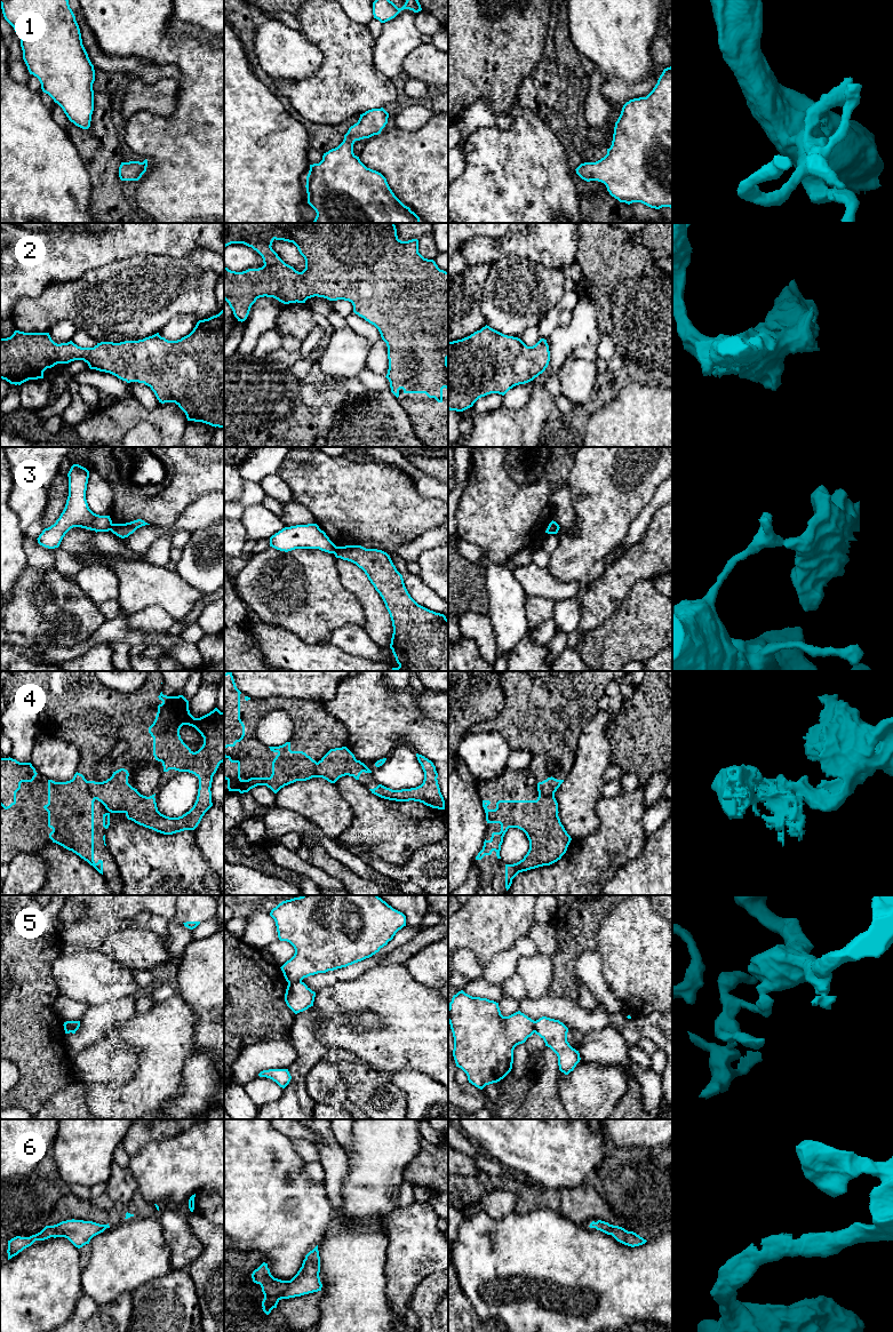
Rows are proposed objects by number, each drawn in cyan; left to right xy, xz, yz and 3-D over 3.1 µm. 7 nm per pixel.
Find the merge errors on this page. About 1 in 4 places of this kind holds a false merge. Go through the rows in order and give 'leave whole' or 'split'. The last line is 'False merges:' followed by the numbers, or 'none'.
1: leave whole
2: leave whole
3: split
4: split
5: split
6: leave whole
False merges: 3, 4, 5

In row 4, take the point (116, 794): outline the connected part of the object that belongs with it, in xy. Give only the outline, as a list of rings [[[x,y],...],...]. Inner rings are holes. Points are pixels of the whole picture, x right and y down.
[[[162,692],[158,696],[162,701],[158,705],[158,712],[153,724],[149,727],[149,733],[153,737],[153,756],[161,761],[164,772],[175,769],[189,772],[199,779],[197,800],[193,807],[178,817],[169,817],[158,811],[156,793],[146,797],[128,783],[129,773],[125,768],[113,772],[112,776],[103,782],[88,781],[91,796],[101,801],[111,813],[125,813],[128,820],[152,829],[164,835],[173,835],[184,830],[194,830],[200,823],[205,813],[213,806],[212,782],[221,763],[224,761],[224,712],[215,708],[209,713],[194,718],[189,710],[189,701],[183,696],[167,696]],[[183,725],[194,727],[204,737],[202,747],[193,752],[181,739],[180,729]]]

